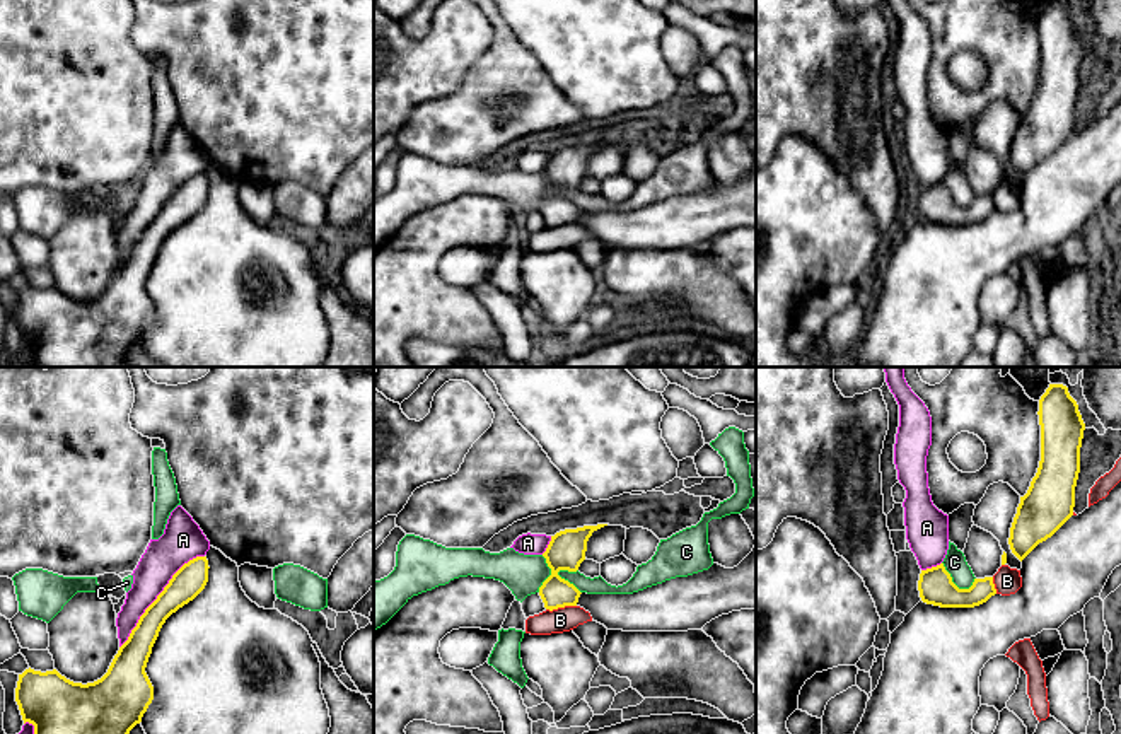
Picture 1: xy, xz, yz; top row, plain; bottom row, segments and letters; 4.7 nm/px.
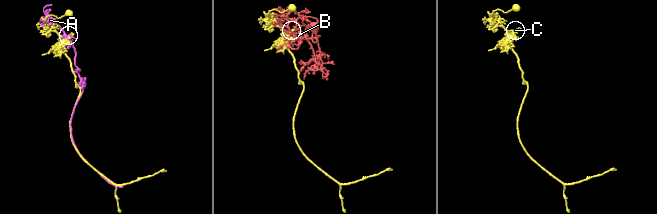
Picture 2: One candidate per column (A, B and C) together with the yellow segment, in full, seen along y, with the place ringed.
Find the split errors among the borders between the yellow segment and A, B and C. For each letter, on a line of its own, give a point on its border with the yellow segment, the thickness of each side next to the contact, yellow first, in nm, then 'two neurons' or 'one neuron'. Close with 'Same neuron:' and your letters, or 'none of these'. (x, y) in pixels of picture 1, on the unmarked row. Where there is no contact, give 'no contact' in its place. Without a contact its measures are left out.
A: xy (157, 214) | 150/180 nm | two neurons
B: xz (560, 224) | 160/120 nm | two neurons
C: xz (567, 198) | 180/80 nm | two neurons
Same neuron: none of these

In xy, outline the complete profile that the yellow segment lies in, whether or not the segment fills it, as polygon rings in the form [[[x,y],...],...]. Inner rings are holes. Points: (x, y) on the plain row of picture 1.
[[[208,178],[184,181],[140,234],[107,290],[94,300],[73,300],[53,288],[19,292],[15,319],[24,341],[34,343],[39,367],[121,367],[154,317],[145,290],[166,237],[193,218],[208,200]]]

